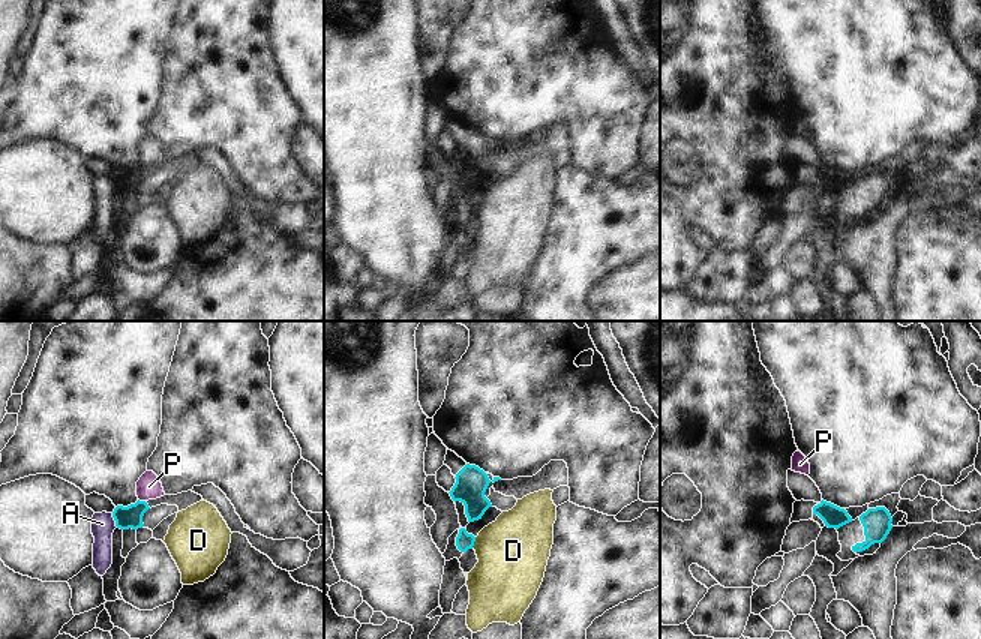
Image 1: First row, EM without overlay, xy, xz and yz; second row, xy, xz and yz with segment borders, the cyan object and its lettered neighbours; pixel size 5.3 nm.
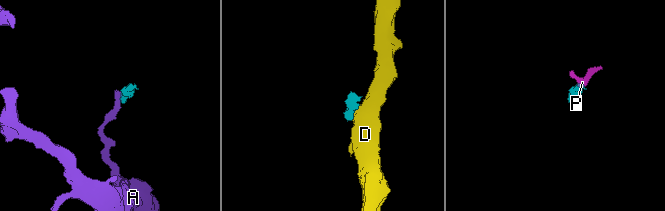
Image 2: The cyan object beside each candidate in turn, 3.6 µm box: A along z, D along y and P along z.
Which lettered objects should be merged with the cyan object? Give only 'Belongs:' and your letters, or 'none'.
Belongs: none

